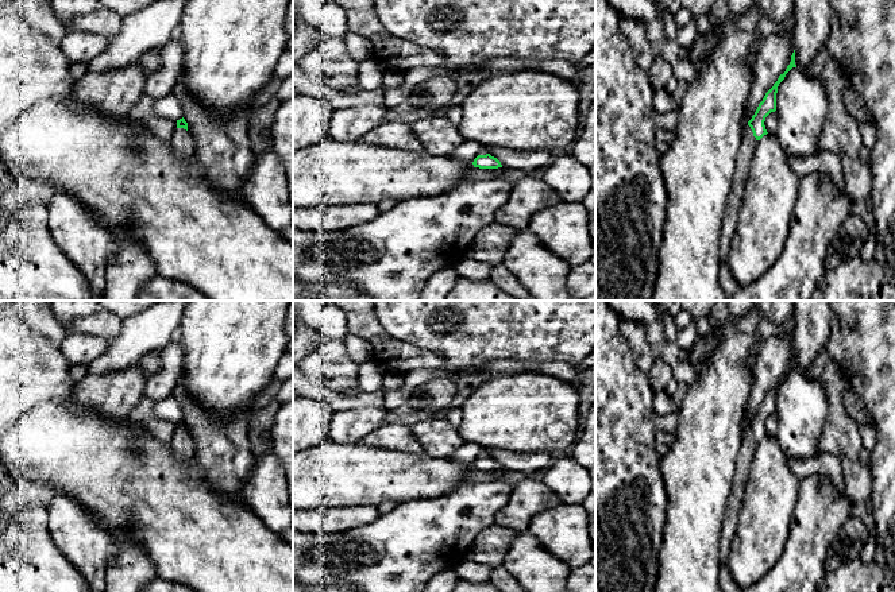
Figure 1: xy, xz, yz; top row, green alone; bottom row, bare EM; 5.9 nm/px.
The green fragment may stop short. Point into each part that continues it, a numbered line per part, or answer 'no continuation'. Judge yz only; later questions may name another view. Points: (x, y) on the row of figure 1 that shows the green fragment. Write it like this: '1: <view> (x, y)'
1: yz (748, 144)

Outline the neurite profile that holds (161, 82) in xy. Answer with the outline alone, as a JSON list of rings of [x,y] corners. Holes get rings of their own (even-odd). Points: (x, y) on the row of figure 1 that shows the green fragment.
[[[169,40],[165,46],[157,49],[162,58],[162,67],[147,74],[144,94],[158,100],[173,93],[182,71],[184,51],[181,40]]]

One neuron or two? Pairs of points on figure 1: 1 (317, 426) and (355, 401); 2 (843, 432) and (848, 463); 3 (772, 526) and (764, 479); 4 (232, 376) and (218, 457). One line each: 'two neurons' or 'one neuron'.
1: two neurons
2: one neuron
3: one neuron
4: two neurons

